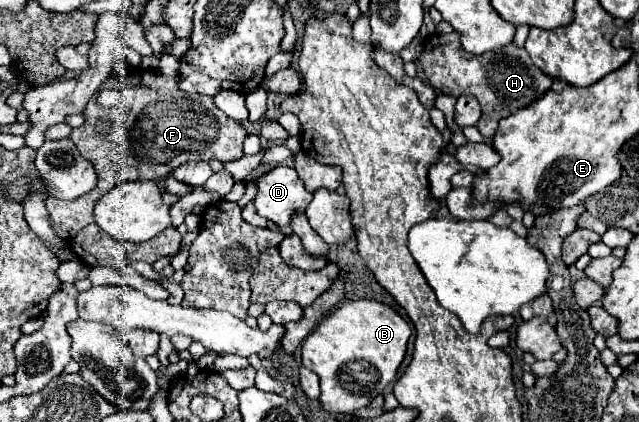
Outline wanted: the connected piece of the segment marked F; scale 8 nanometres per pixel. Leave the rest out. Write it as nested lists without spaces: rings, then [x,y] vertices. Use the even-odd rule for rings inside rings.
[[[136,69],[136,73],[116,75],[112,81],[106,79],[100,85],[102,89],[122,87],[120,103],[112,109],[104,109],[96,103],[96,95],[88,101],[84,109],[84,125],[72,129],[70,139],[74,141],[76,149],[86,157],[98,175],[98,185],[74,199],[62,201],[56,197],[48,197],[48,211],[54,233],[62,239],[74,239],[78,231],[86,225],[94,223],[94,205],[96,201],[108,193],[114,185],[138,179],[154,179],[160,181],[170,175],[178,165],[186,161],[212,161],[218,159],[222,163],[236,161],[242,157],[242,143],[246,139],[246,129],[236,123],[234,119],[226,117],[206,95],[188,95],[176,87],[176,77],[168,77],[158,69]],[[106,119],[114,121],[118,127],[112,133],[102,135],[96,133],[96,121]]]

